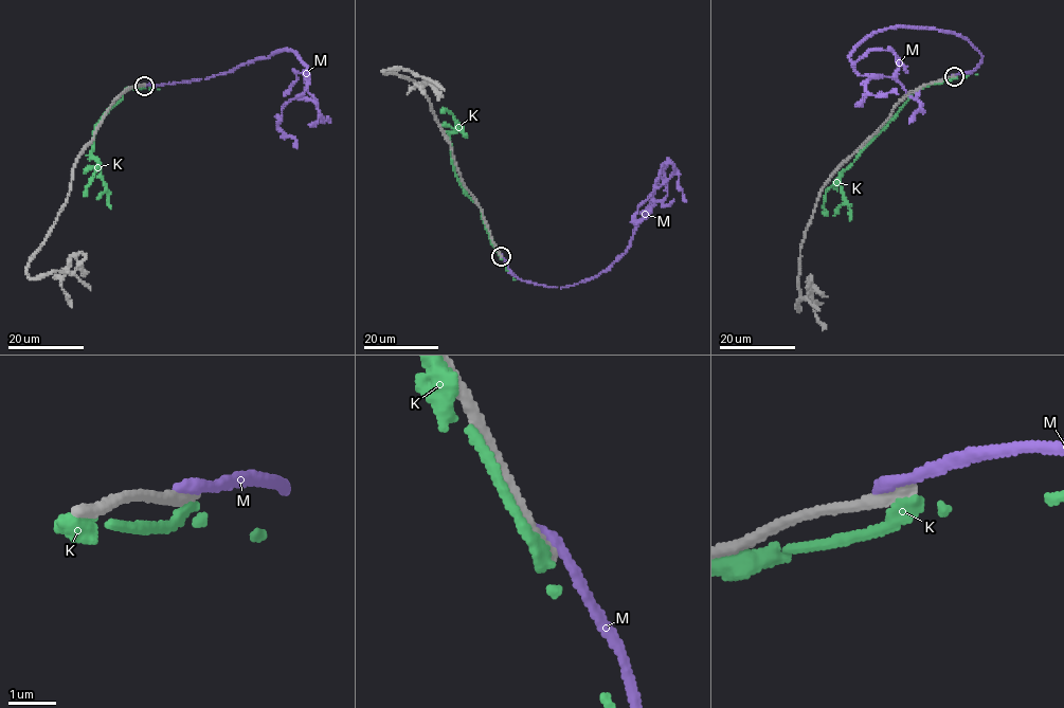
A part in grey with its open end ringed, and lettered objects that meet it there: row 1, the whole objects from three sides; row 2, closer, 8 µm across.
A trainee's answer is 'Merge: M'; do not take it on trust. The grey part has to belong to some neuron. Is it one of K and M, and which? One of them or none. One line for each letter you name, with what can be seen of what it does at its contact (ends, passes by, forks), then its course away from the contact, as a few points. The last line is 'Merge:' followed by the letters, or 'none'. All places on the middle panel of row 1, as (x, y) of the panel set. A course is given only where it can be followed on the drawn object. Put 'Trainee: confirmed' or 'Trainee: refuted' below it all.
Merge: none
Trainee: refuted

